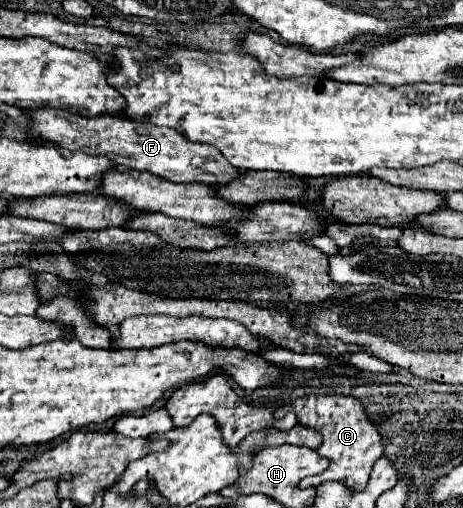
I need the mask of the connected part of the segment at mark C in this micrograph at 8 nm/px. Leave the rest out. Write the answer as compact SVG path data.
M308 395L308 397L296 399L290 407L278 409L274 417L280 419L288 411L296 413L300 425L314 429L322 435L322 445L316 451L318 455L330 461L330 465L322 473L302 479L298 487L306 489L306 487L316 487L324 481L342 481L352 491L362 491L368 483L372 465L382 455L382 443L380 443L378 427L368 423L368 415L364 413L364 407L360 405L360 401L352 397L342 397L342 395Z

